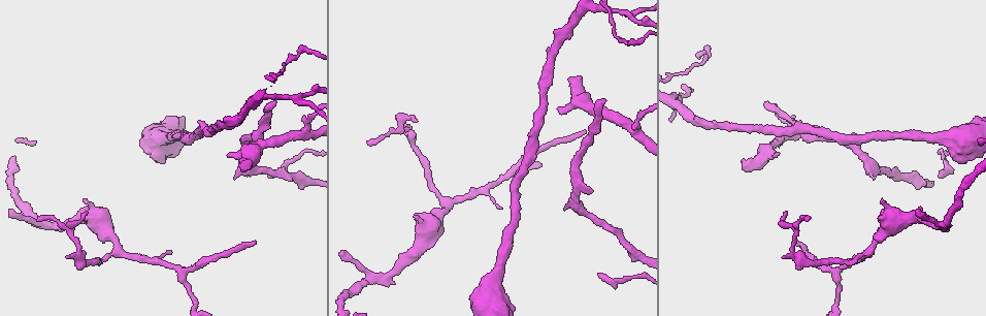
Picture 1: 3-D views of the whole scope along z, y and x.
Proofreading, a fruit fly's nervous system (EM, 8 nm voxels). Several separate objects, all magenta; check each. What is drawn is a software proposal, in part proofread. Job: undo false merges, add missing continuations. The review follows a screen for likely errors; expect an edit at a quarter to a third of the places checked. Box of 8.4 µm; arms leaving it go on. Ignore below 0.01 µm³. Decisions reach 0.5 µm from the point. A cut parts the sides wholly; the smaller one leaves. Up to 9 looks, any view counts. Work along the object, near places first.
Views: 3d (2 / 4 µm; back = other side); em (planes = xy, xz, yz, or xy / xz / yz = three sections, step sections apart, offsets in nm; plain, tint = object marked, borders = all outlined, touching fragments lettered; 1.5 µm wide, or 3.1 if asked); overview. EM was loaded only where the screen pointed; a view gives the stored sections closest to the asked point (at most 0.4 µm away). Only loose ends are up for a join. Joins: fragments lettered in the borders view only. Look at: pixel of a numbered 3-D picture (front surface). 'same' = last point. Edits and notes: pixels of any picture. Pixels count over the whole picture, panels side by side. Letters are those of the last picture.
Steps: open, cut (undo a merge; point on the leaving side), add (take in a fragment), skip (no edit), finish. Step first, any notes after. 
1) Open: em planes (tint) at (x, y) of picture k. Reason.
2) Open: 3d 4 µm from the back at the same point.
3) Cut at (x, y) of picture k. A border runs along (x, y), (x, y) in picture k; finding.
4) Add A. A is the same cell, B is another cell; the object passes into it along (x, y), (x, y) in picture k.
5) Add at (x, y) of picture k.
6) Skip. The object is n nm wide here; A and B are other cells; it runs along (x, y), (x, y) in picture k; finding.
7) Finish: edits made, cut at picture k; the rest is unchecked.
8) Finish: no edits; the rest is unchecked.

Open: em xy step 8 (borders) at (583, 130) of picture 1.

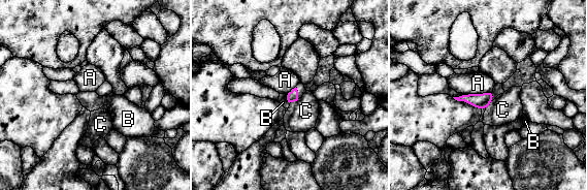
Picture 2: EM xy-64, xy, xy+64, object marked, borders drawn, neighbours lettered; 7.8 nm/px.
Open: em planes (borders) at the same point. Another direction.

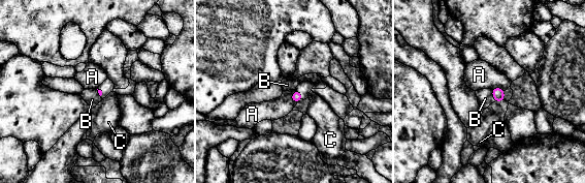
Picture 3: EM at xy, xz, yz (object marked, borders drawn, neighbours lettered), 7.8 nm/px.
Skip. A, B and C are other cells; a border runs along (489, 89), (494, 101) in picture 3; no lettered fragment goes on from it.

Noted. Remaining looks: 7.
Open: 3d 4 µm at (242, 167) of picture 1. Free end.

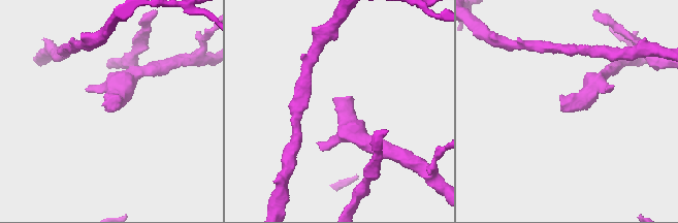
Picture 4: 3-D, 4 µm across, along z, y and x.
Open: em xz step 8 (tint) at (332, 98) of picture 4.

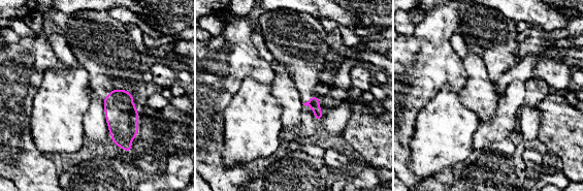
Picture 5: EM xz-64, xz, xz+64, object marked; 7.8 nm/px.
Open: em planes (borders) at the same point. Cut it another way.

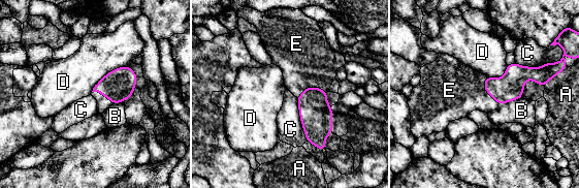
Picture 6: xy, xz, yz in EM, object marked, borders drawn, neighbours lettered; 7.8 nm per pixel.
Add E. E is the same cell, A, B, C and D are other cells; the object passes into it along (315, 112), (311, 88), (304, 57) in picture 6; the cell continues.

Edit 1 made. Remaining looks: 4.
Open: overview. See it whole again.

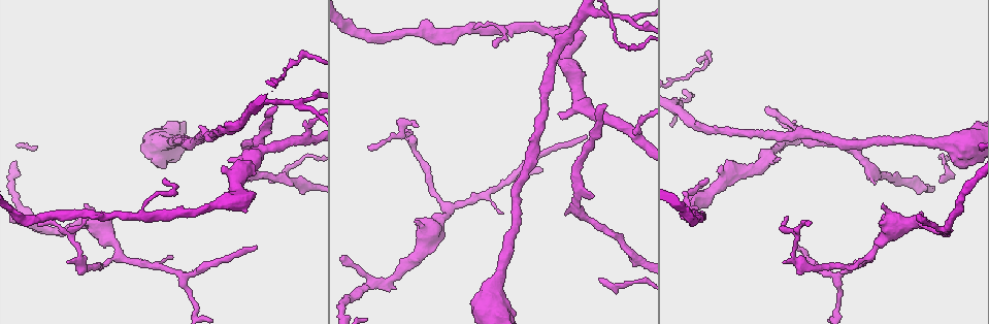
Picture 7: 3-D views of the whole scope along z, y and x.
Open: 3d 4 µm from the back at (765, 109) of picture 7. An open end.

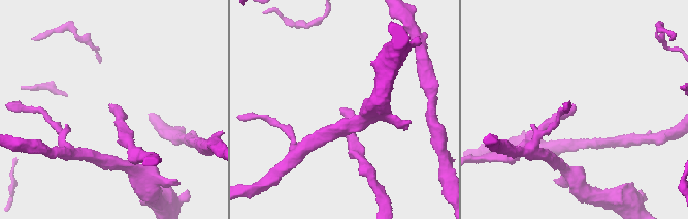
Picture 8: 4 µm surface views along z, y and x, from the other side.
Open: em planes (tint) at (574, 105) of picture 8.

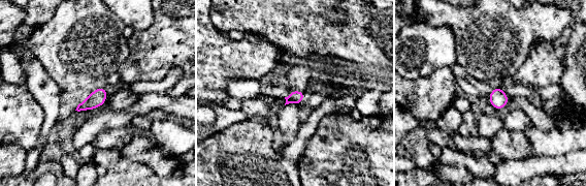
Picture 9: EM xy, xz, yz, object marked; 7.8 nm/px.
Open: em planes (borders) at the same point.

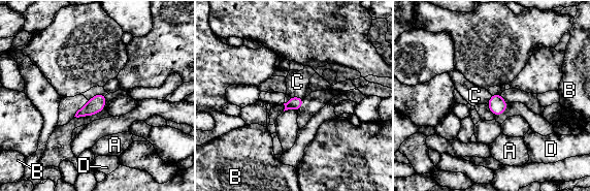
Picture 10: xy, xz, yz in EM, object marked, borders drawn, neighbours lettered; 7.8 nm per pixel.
Add C. C is the same cell, A, B and D are other cells; the object passes into it along (295, 103), (297, 97), (297, 82) in picture 10; the cell continues.

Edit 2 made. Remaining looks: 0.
Finish: edits made, add at picture 6, add at picture 10; the rest is unchecked.

